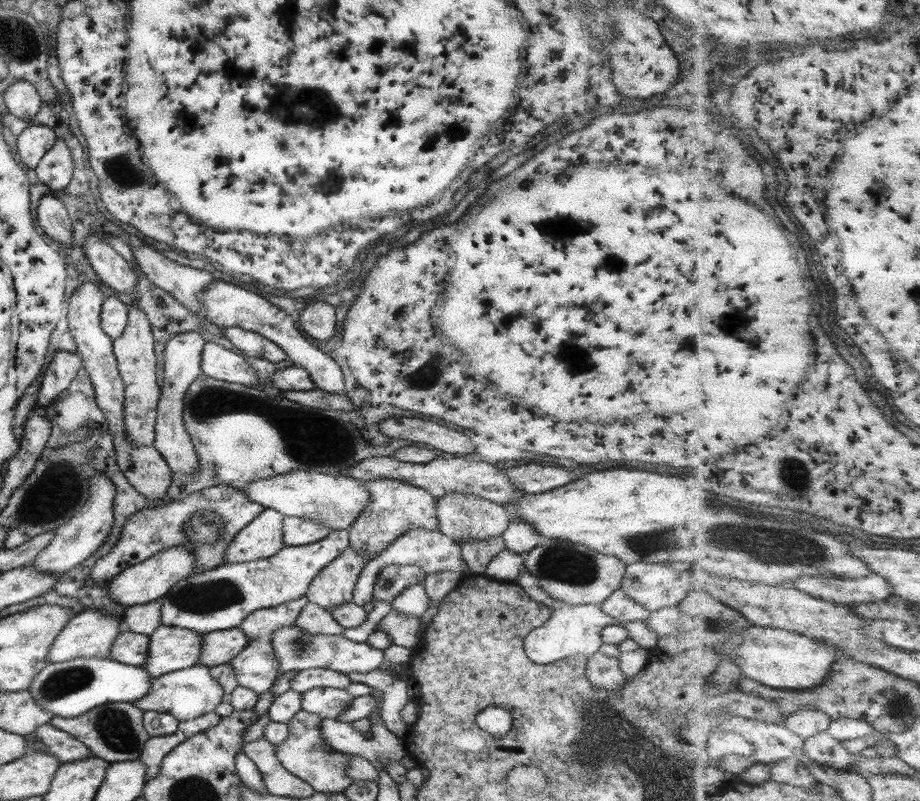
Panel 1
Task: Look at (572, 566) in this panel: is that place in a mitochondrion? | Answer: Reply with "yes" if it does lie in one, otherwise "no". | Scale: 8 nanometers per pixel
yes

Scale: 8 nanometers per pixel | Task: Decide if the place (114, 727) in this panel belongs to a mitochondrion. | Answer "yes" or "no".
yes

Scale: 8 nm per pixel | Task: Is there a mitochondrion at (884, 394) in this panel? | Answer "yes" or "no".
no

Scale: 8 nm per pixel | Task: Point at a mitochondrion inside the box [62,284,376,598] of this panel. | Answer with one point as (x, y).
(202, 528)

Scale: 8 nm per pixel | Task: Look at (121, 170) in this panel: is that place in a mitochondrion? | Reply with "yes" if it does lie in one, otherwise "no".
yes

